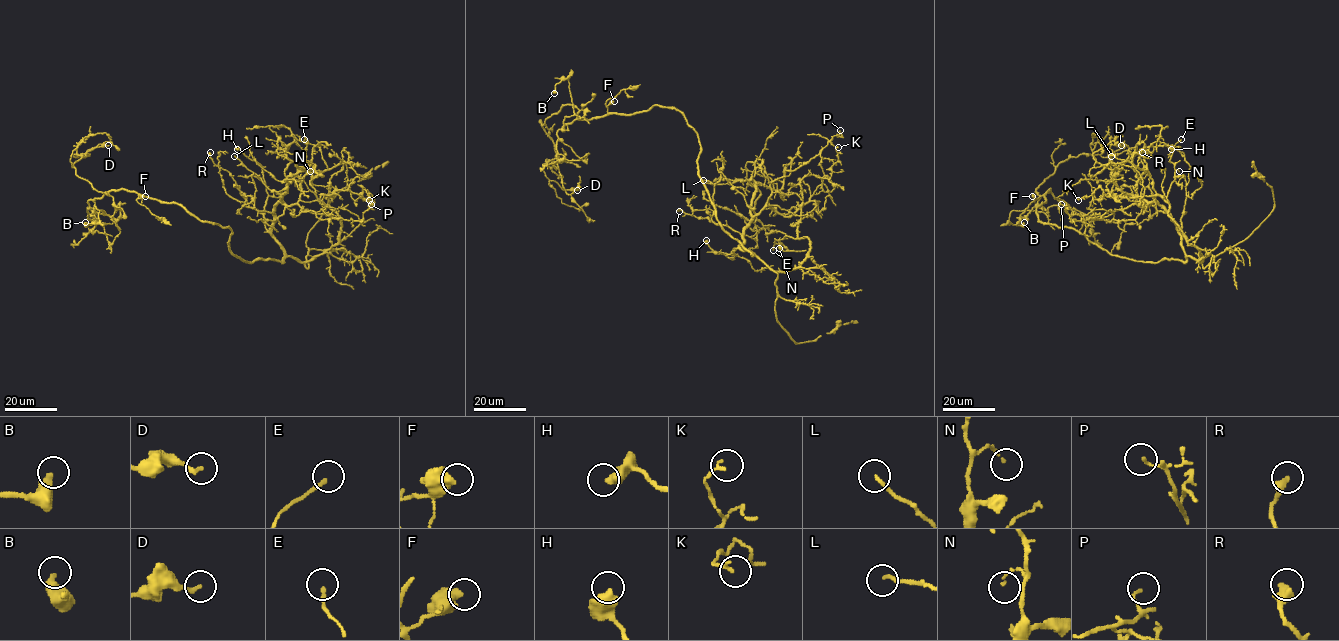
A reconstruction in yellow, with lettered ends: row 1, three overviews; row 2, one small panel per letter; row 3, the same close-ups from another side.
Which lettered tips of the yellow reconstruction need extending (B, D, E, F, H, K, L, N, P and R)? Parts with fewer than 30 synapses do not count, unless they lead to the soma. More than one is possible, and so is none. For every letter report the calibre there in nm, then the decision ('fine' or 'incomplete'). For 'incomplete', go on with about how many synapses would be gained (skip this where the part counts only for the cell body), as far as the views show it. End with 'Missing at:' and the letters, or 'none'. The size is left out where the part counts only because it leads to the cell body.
B: calibre 400 nm; fine
D: calibre 190 nm; fine
E: calibre 160 nm; fine
F: calibre 600 nm; fine
H: calibre 500 nm; fine
K: calibre 150 nm; fine
L: calibre 150 nm; fine
N: calibre 110 nm; fine
P: calibre 110 nm; fine
R: calibre 400 nm; fine
Missing at: none

